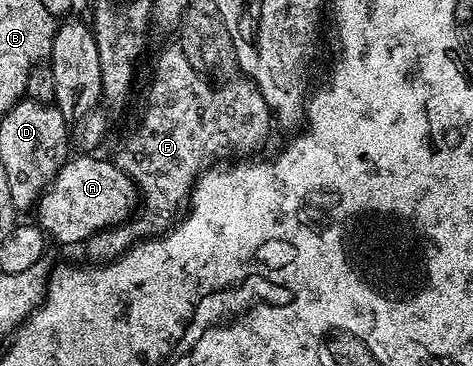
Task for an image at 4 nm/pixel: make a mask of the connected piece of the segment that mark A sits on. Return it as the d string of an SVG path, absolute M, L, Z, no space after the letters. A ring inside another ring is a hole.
M73 156L62 164L51 184L41 194L35 207L36 225L50 239L65 246L84 244L96 230L118 226L134 213L139 202L136 184L124 174L116 161L97 156ZM81 157L81 158L77 158Z

